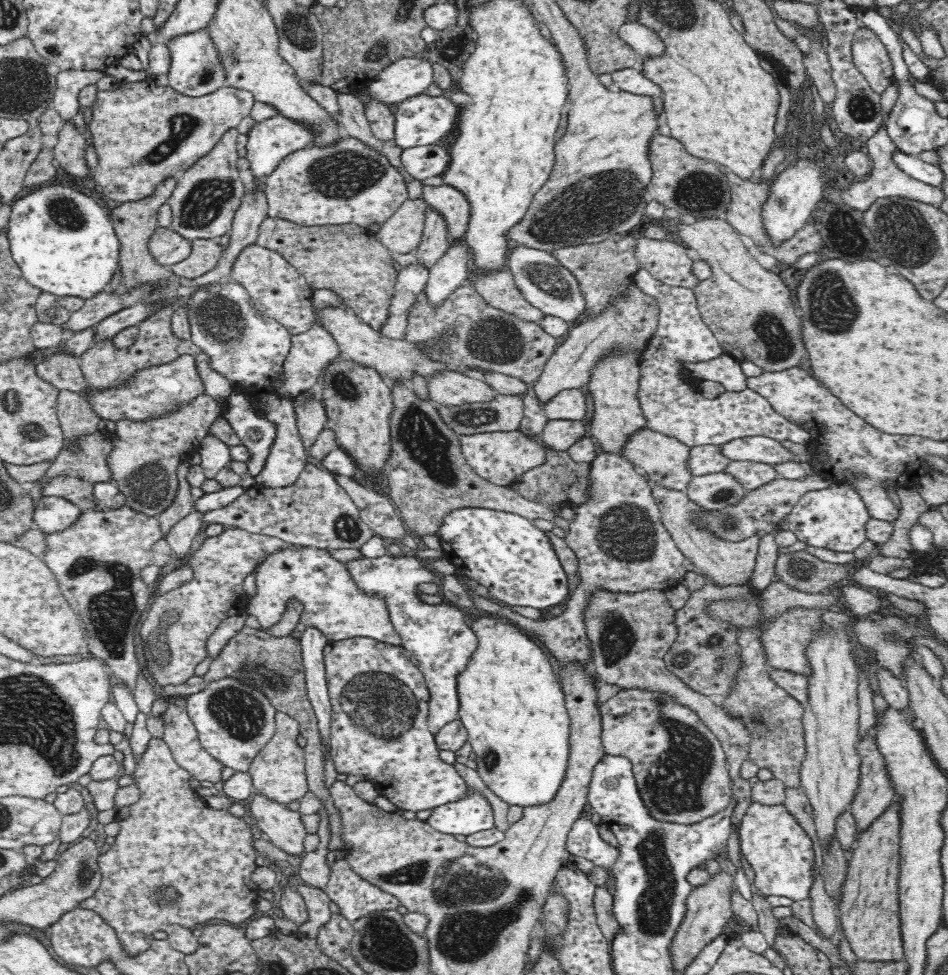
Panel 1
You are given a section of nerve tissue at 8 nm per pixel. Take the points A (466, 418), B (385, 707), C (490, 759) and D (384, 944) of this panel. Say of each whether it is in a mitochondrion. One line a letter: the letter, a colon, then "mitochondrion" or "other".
A: mitochondrion
B: mitochondrion
C: mitochondrion
D: mitochondrion

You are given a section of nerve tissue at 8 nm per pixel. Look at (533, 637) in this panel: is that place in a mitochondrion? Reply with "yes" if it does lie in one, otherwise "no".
no

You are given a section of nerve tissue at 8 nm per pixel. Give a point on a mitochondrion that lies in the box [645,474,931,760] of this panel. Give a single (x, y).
(714, 653)

